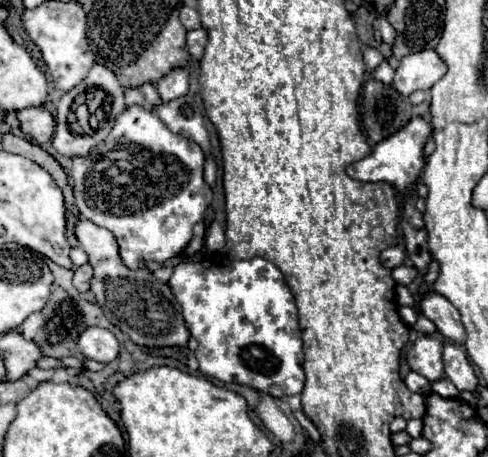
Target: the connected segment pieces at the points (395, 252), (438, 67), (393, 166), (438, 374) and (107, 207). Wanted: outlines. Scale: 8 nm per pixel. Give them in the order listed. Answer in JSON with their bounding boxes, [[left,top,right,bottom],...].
[[381,246,405,268],[393,50,445,96],[347,116,433,198],[407,336,447,382],[71,106,213,268]]

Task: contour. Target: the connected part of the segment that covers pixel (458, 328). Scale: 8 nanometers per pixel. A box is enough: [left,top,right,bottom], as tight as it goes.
[419,292,465,344]

